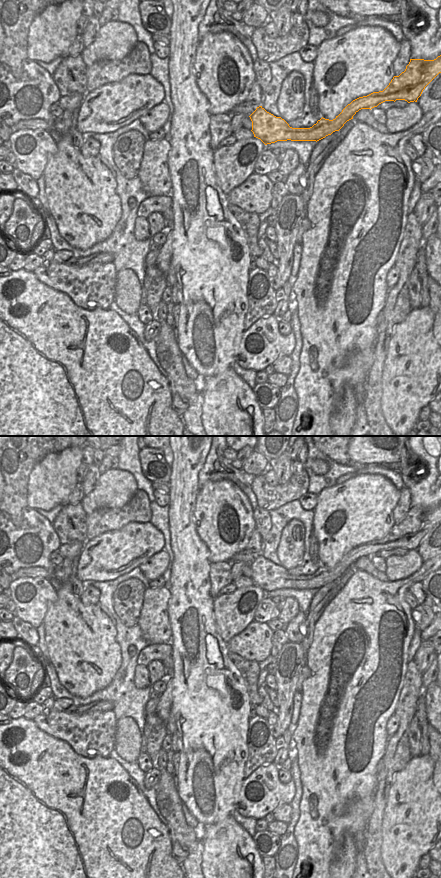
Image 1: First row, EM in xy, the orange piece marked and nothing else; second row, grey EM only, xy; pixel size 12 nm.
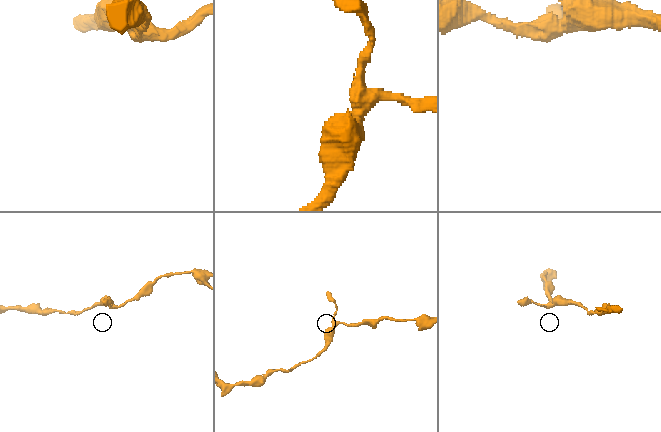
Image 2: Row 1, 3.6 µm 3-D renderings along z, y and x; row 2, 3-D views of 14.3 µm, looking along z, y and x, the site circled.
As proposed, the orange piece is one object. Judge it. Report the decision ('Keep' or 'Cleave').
Keep.

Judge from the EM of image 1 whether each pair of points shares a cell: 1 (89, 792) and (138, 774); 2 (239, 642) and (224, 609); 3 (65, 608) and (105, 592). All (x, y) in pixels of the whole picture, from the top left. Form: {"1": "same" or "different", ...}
{"1": "different", "2": "different", "3": "different"}

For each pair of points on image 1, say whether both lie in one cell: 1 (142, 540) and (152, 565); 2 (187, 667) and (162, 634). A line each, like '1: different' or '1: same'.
1: different
2: different

